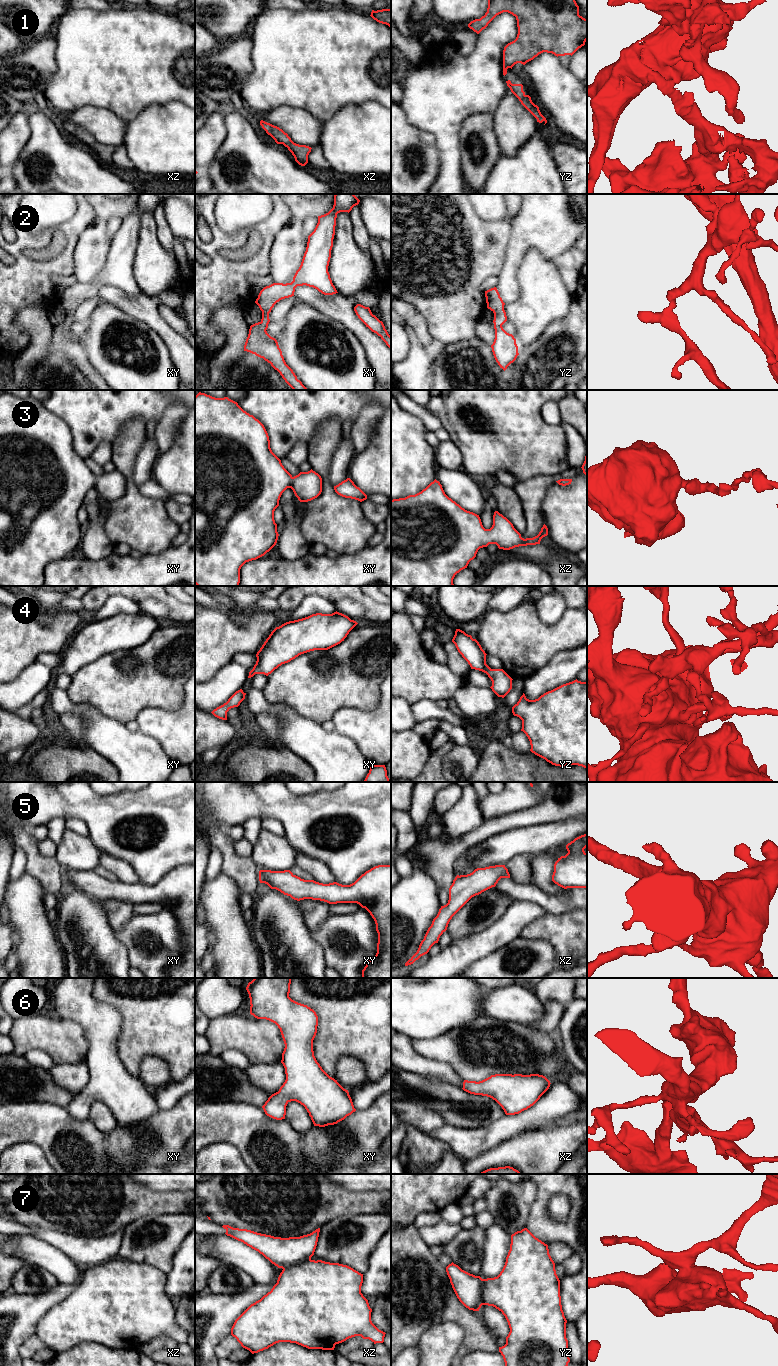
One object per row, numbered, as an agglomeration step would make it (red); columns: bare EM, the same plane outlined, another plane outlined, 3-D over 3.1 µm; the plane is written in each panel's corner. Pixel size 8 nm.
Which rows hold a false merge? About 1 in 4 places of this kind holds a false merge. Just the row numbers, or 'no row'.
no row

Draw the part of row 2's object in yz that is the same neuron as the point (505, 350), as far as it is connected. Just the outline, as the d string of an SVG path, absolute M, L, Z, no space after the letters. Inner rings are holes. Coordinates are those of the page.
M496 287L485 291L487 308L494 313L494 329L495 339L491 345L494 358L500 368L504 371L513 363L518 353L516 339L512 334L507 333L502 325L507 321L506 312L504 310L505 303Z

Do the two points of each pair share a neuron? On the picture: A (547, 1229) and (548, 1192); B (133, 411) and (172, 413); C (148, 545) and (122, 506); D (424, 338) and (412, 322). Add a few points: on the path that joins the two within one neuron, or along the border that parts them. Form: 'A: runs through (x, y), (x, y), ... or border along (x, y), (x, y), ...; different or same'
A: runs through (542, 1220), (542, 1201); same
B: border along (184, 403), (172, 403), (157, 422); different
C: runs through (148, 535), (148, 532), (132, 516); same
D: runs through (422, 334), (416, 326); same

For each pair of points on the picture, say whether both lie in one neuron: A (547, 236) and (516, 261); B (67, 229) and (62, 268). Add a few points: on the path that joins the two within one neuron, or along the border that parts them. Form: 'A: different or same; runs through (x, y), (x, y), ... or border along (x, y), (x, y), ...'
A: same; runs through (537, 236), (533, 236), (518, 251)
B: same; runs through (70, 239), (70, 248), (66, 258)

